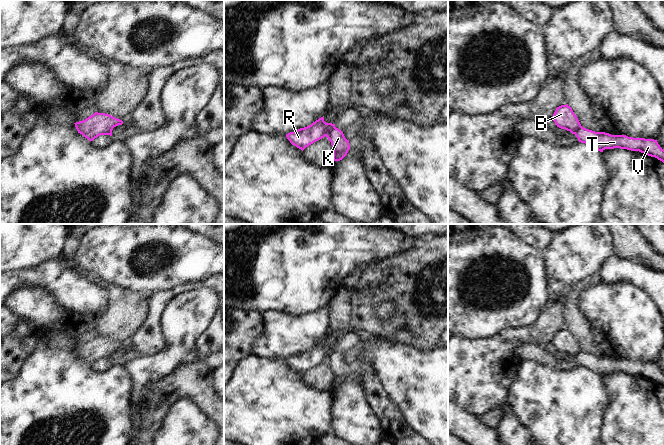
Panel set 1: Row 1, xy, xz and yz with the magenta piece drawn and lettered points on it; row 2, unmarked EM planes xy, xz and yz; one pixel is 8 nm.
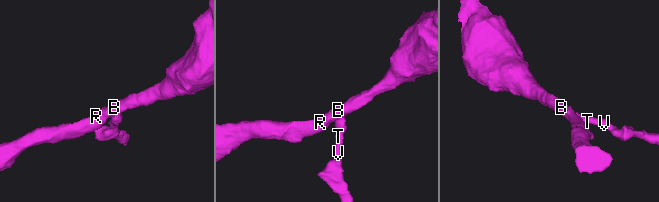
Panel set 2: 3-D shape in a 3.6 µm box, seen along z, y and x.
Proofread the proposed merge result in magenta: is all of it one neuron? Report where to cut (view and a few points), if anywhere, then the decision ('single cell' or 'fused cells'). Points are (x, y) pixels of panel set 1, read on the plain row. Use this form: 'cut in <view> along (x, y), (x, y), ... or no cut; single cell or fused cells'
cut in xz along (334, 350), (325, 359); fused cells

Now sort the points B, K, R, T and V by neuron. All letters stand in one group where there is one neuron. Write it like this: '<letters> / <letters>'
B R / K T V

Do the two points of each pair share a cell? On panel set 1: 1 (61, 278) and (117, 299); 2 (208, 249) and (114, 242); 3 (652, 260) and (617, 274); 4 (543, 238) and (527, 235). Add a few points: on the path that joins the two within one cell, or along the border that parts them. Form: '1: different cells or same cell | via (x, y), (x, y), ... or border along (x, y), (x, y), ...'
1: different cells | border along (106, 288), (108, 303), (105, 311), (99, 316)
2: same cell | via (185, 249), (158, 238), (137, 242)
3: different cells | border along (619, 256), (637, 261), (653, 269)
4: same cell | via (539, 238), (531, 235)

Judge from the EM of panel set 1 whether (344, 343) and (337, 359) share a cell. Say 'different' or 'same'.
same

